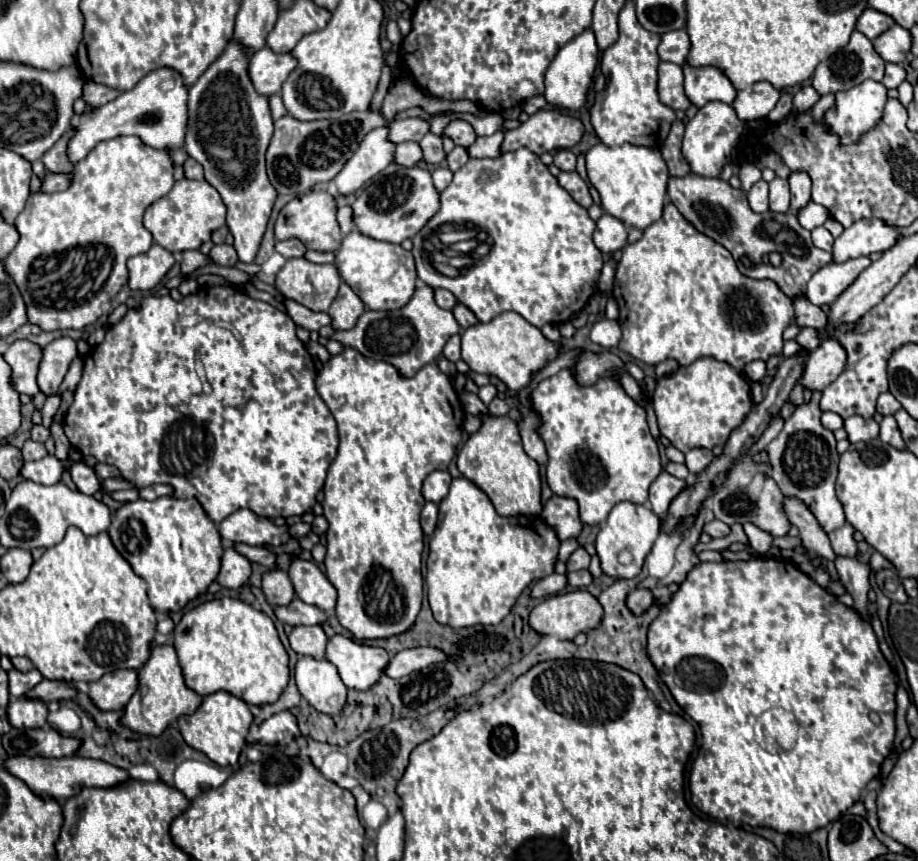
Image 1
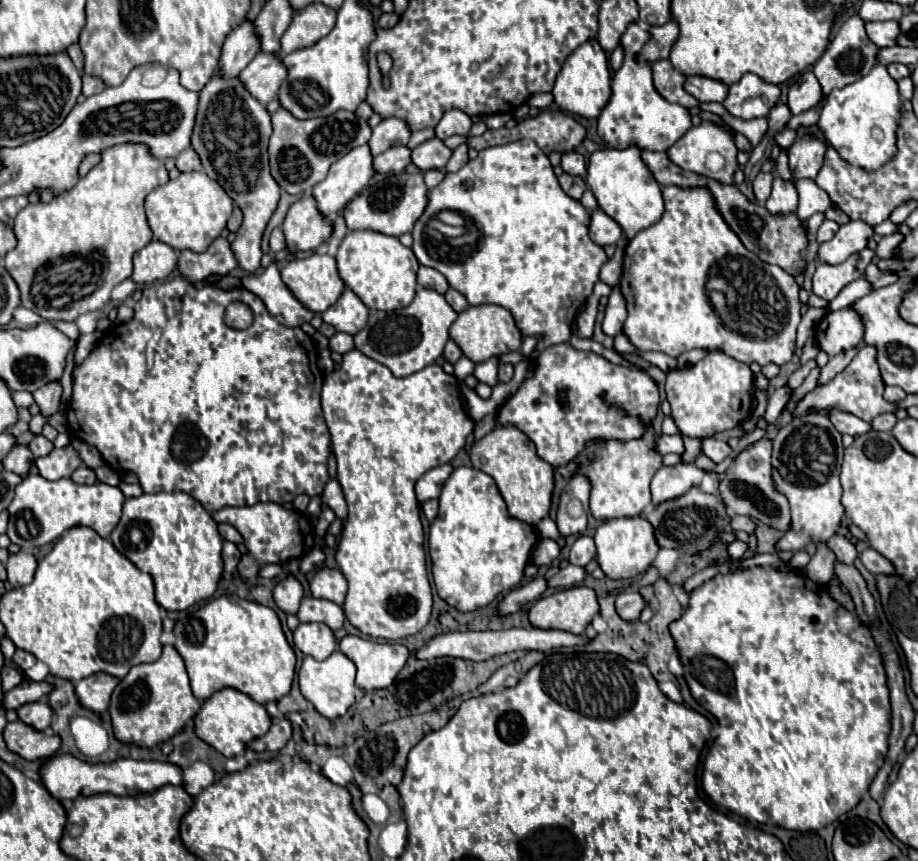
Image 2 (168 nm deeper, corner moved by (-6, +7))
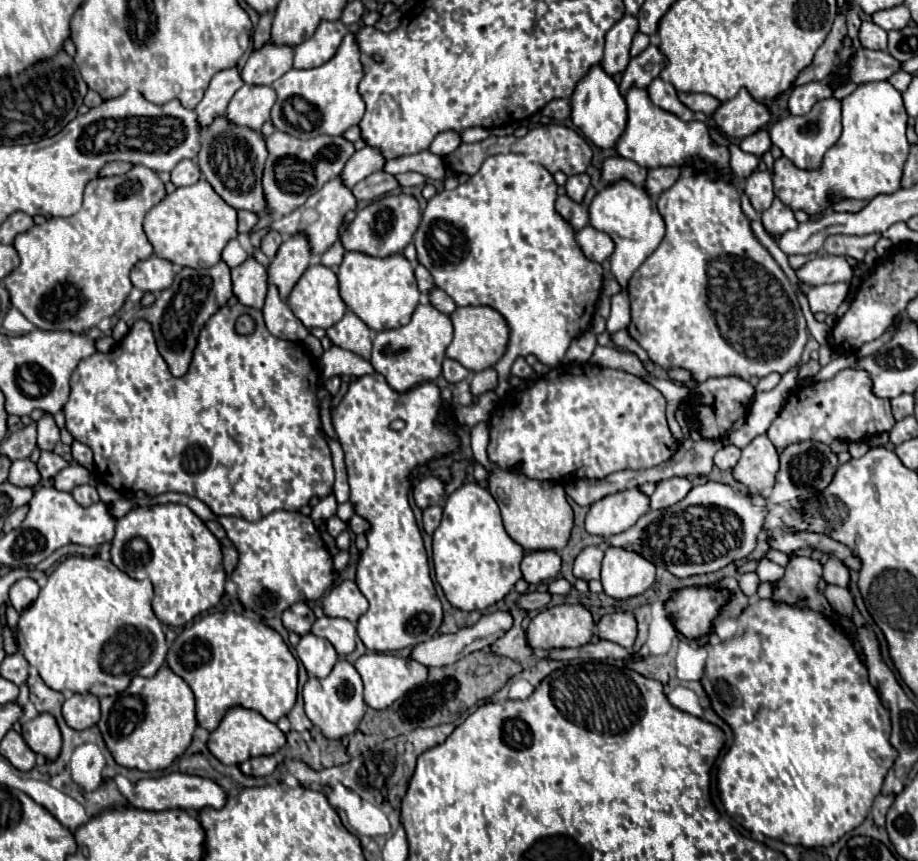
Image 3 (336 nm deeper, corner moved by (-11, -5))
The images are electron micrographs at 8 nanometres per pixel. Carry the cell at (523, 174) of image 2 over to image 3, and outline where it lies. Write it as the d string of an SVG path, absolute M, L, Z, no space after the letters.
M525 154L489 156L479 172L467 182L459 184L455 190L441 190L427 202L421 226L413 238L415 248L427 248L427 234L431 232L431 224L437 220L455 226L465 236L467 252L463 252L463 256L445 258L443 254L417 254L417 260L431 272L437 288L445 290L457 306L491 306L505 316L511 334L503 360L495 364L499 376L495 392L499 398L511 390L509 368L517 356L533 354L549 368L563 362L571 342L591 326L593 310L599 300L603 268L583 254L575 238L577 232L555 210L555 200L557 184L551 172L547 172L547 168L543 168L539 162L529 160Z

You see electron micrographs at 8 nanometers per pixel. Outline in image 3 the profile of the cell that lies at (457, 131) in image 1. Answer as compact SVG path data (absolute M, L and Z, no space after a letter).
M447 130L447 132L441 132L435 136L429 150L439 156L449 156L455 148L459 148L459 144L461 144L461 134L455 130Z

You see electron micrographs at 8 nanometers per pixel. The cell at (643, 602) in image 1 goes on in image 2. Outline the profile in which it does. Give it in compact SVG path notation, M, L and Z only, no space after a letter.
M620 592L616 596L616 612L622 616L622 620L636 622L640 618L640 612L644 610L644 600L638 592Z

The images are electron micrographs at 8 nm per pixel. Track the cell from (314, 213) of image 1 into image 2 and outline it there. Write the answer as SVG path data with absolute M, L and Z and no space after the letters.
M304 196L290 206L282 230L286 236L286 248L294 254L300 250L316 250L324 244L332 234L332 224L328 224L318 212L316 200Z

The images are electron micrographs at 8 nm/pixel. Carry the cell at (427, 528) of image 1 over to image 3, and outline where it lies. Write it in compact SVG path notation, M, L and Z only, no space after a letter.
M431 506L423 512L423 528L427 534L433 534L437 530L437 526L441 522L441 514L443 514L441 506Z

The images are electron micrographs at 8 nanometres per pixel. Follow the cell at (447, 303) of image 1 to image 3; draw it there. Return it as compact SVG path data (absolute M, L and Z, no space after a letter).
M421 264L415 266L415 278L417 278L417 284L419 284L419 292L421 294L429 294L433 288L435 288L435 282L433 282L433 276L427 272L427 268L423 268Z

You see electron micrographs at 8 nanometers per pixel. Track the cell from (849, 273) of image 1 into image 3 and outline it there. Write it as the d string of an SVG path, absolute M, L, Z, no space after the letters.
M837 282L837 284L821 284L821 286L809 288L807 298L813 312L835 314L835 310L843 304L847 294L849 294L849 284Z

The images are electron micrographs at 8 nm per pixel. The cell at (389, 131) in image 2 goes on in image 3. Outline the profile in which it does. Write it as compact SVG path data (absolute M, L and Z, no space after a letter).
M365 146L363 150L357 150L355 156L351 156L351 160L347 162L347 168L343 168L343 172L341 172L341 178L345 180L347 186L353 188L363 178L381 170L385 166L385 162L387 162L385 156L377 148Z

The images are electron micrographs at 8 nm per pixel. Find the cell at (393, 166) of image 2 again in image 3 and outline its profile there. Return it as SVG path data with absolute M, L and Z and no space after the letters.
M379 170L371 176L367 176L365 180L361 180L359 184L353 186L353 192L357 196L357 200L375 200L387 192L393 192L399 188L399 182L395 180L395 176Z

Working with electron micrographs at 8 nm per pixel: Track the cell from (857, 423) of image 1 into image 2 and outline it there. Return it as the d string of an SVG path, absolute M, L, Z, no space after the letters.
M882 414L882 416L876 416L872 420L872 428L878 430L878 432L890 432L896 422L898 422L896 414Z

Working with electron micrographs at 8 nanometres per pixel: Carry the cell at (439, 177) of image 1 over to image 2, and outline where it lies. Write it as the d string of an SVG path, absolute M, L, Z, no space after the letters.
M428 170L428 172L424 172L424 184L426 184L426 188L430 190L436 184L440 184L442 178L444 178L444 174L446 174L444 170Z

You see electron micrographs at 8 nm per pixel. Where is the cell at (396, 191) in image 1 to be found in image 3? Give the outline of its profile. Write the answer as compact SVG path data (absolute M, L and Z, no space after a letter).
M411 194L385 196L357 212L355 220L343 230L341 242L343 242L345 250L365 252L369 256L383 258L389 254L403 252L405 246L413 240L413 234L417 232L419 224L421 224L421 208L419 208L419 202L415 196L411 196Z

